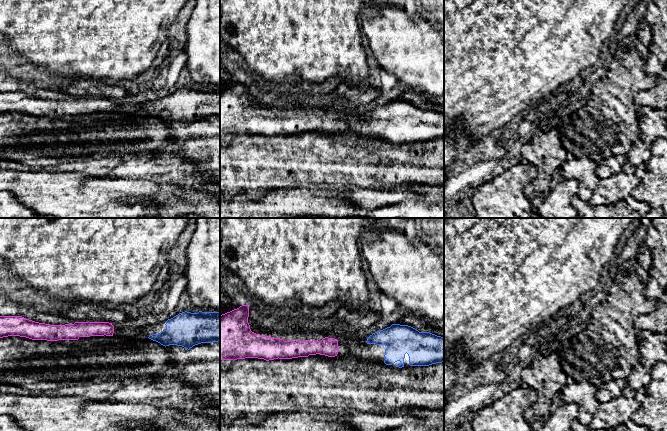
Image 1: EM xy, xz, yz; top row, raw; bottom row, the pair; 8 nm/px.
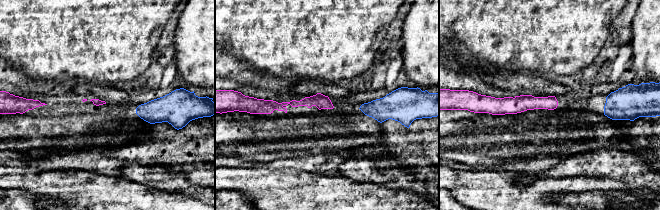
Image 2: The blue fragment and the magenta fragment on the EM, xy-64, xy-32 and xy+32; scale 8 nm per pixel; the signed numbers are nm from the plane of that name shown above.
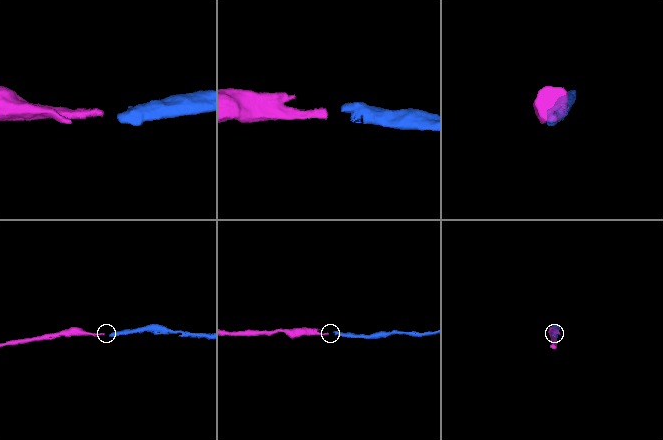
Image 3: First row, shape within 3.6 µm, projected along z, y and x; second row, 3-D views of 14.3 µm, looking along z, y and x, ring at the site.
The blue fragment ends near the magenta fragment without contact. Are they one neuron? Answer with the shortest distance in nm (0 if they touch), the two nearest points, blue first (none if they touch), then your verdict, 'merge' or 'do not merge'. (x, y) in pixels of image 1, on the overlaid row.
220 nm | xz (366, 342), (338, 348) | merge

